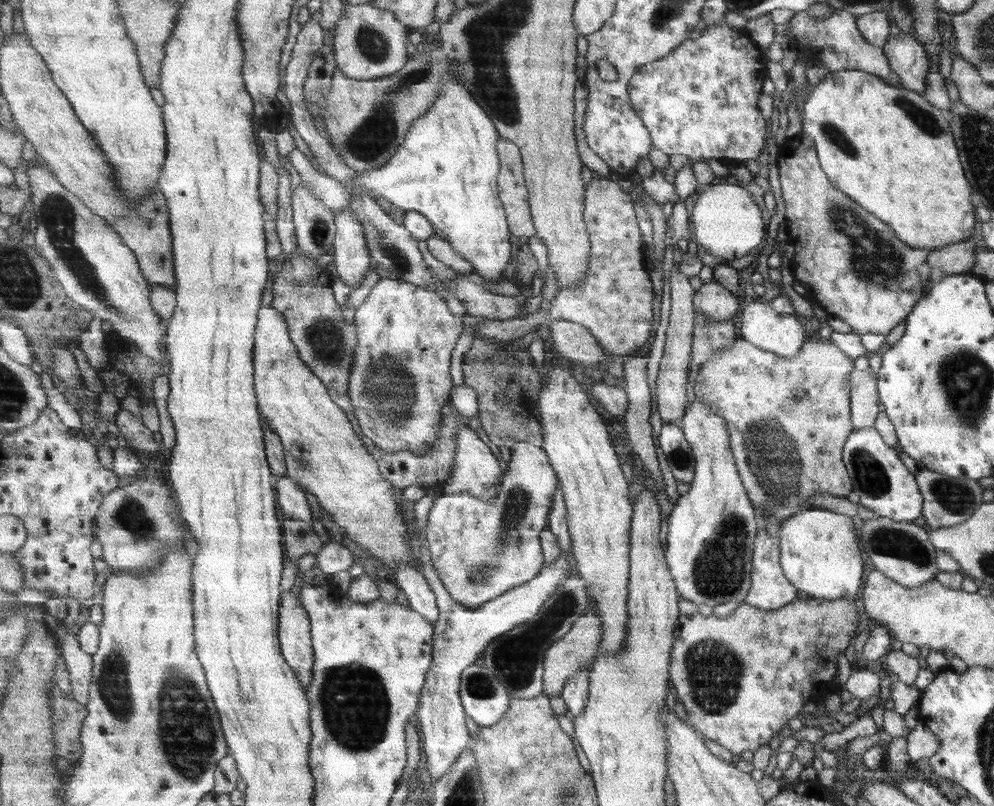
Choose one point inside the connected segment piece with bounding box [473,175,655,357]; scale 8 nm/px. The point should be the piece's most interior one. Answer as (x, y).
(615, 302)

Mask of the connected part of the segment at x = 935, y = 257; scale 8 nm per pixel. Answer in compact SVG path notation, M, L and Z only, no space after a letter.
M971 238L953 244L946 244L937 250L928 251L926 263L930 268L939 268L944 275L968 273L974 263L974 248L974 241Z

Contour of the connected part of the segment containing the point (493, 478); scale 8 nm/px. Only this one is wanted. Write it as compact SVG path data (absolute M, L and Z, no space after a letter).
M465 421L465 425L457 431L457 453L455 453L455 465L452 475L445 481L442 488L446 494L471 493L475 499L493 501L499 495L503 470L499 466L497 456L491 452L491 448L473 432Z

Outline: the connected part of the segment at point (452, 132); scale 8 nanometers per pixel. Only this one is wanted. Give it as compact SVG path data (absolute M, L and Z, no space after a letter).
M447 75L441 87L441 95L433 103L427 114L412 124L410 134L406 141L399 147L397 154L391 157L390 162L375 170L359 170L356 180L343 184L329 176L320 168L311 163L308 154L295 149L291 153L293 167L299 172L303 183L307 183L314 195L321 199L326 207L337 216L344 208L351 204L356 188L363 189L379 196L379 200L391 210L398 212L417 211L423 213L435 229L439 229L453 251L472 263L473 272L490 282L500 282L506 278L503 272L512 259L512 233L505 205L500 198L498 176L501 160L498 153L498 142L501 138L494 120L487 114L476 100L471 91L463 86L457 75Z

